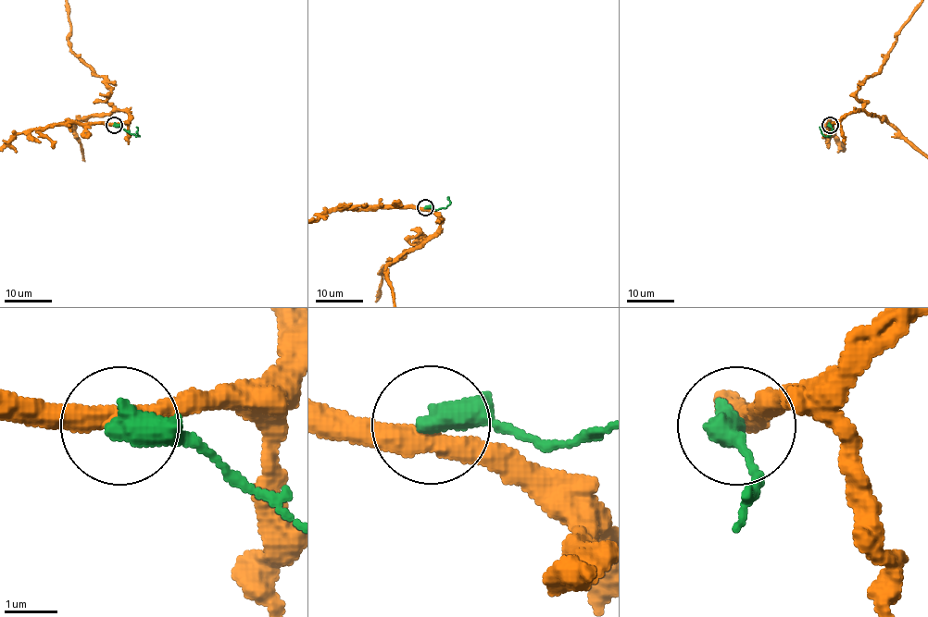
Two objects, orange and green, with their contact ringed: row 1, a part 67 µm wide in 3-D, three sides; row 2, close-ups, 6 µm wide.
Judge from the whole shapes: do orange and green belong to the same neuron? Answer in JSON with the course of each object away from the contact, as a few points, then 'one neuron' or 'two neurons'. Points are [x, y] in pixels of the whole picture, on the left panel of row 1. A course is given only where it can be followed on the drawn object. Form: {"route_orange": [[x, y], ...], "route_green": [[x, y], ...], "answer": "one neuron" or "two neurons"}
{"route_green": [[114, 125], [119, 125], [139, 136], [136, 127]], "answer": "two neurons"}

